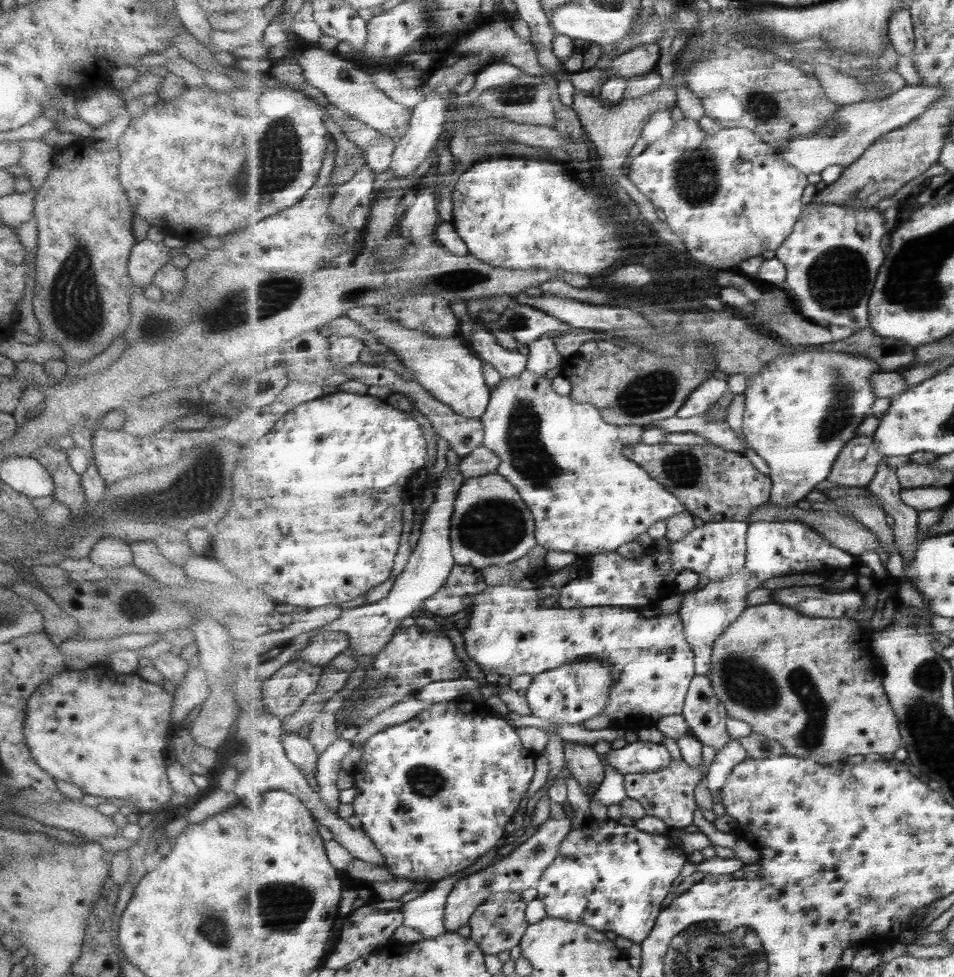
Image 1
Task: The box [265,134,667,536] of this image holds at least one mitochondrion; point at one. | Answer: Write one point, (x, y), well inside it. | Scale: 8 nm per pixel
(530, 457)

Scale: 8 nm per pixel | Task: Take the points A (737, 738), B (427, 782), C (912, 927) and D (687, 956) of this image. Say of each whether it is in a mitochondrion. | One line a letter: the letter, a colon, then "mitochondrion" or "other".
A: other
B: mitochondrion
C: other
D: mitochondrion

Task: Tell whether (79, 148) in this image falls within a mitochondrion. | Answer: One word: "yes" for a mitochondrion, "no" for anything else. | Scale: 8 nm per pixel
no

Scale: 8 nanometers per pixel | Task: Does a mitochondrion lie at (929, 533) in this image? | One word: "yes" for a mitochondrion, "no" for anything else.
no

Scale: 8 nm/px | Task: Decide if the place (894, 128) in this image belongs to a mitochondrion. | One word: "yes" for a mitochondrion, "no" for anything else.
no

